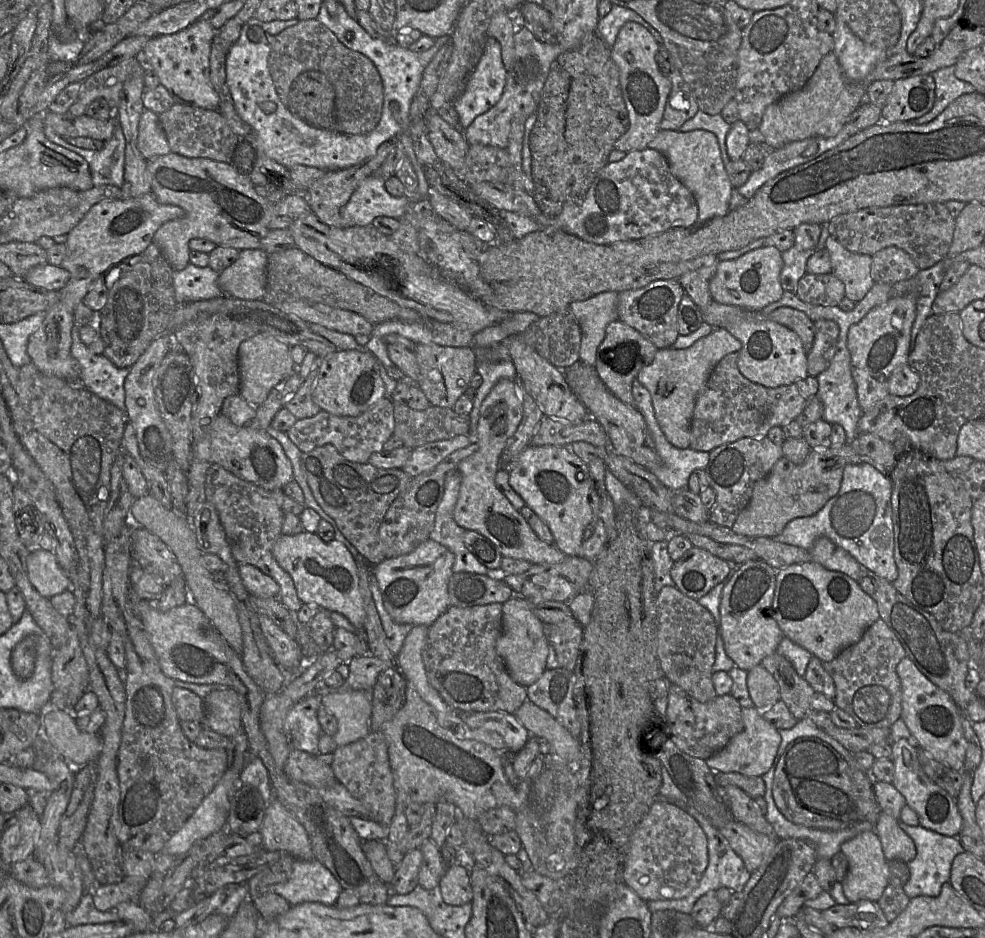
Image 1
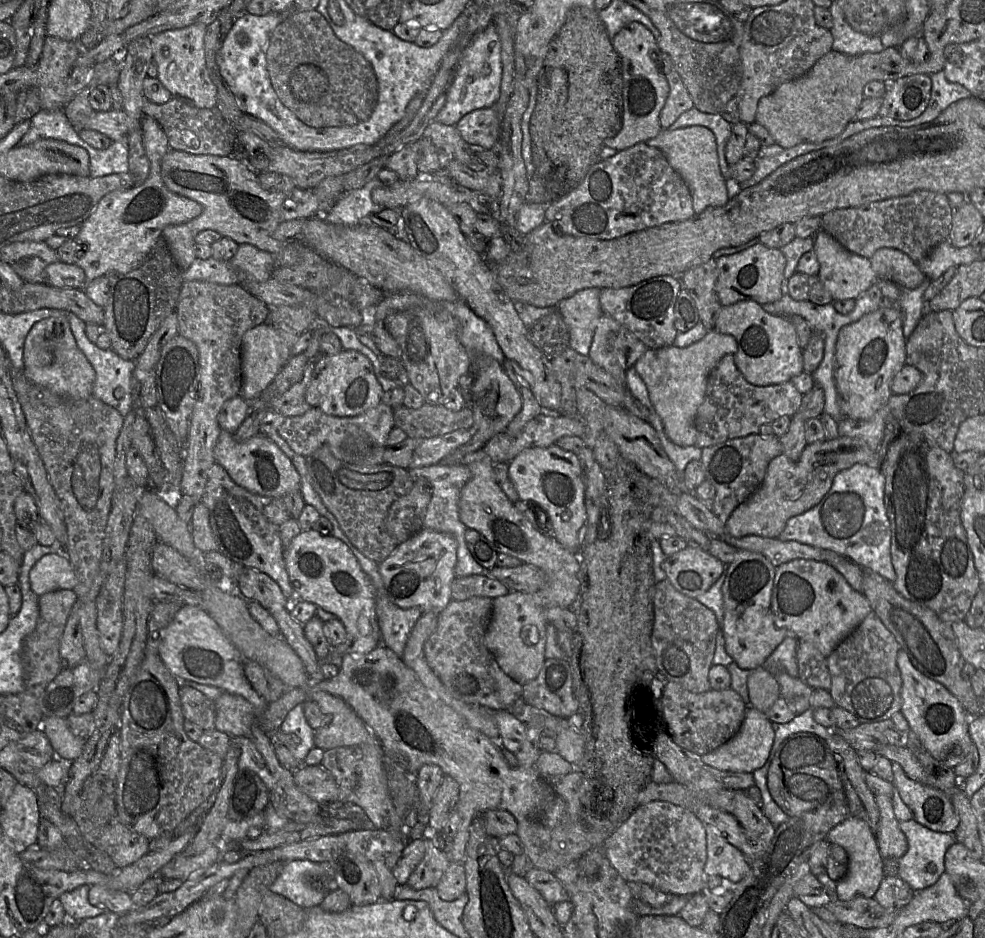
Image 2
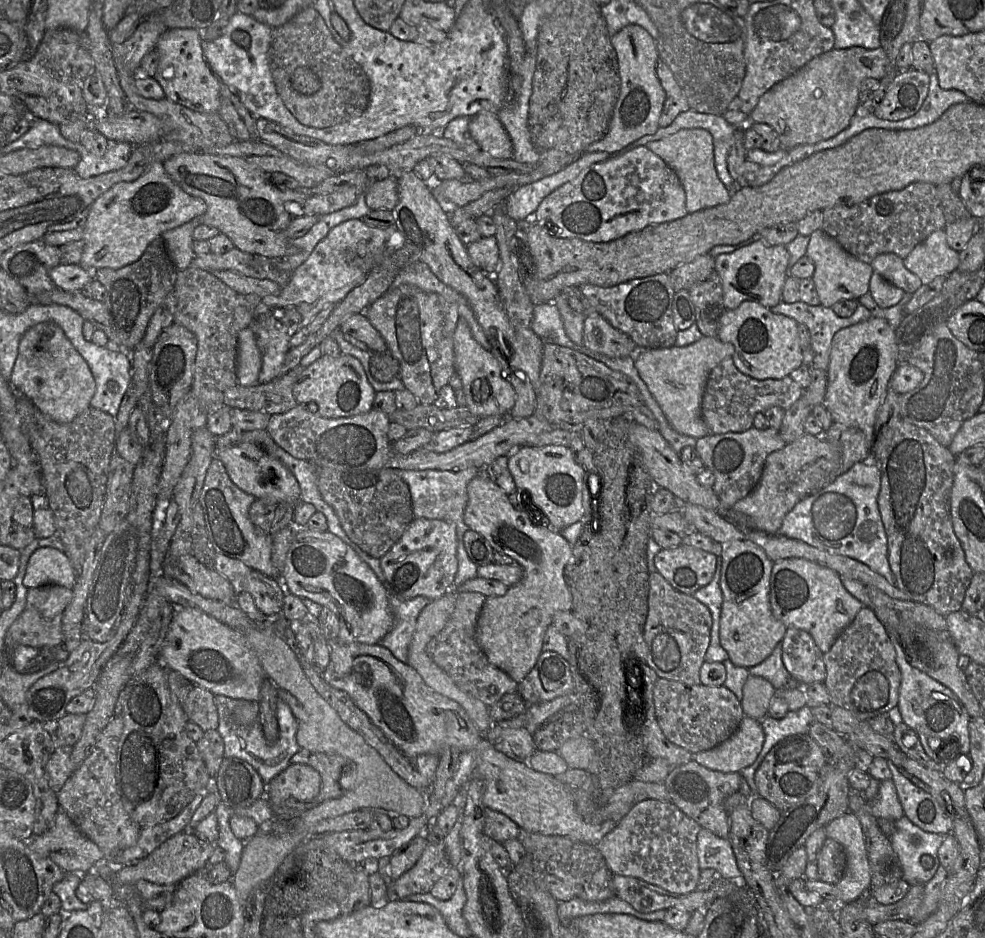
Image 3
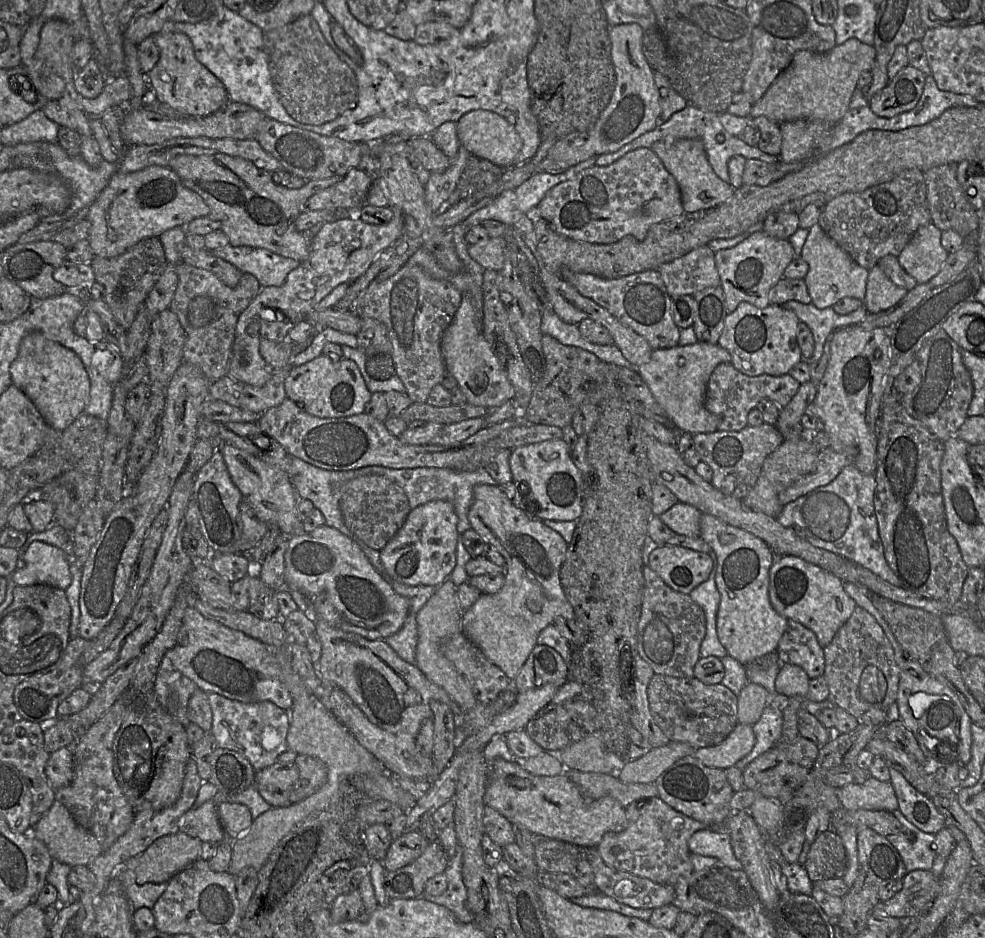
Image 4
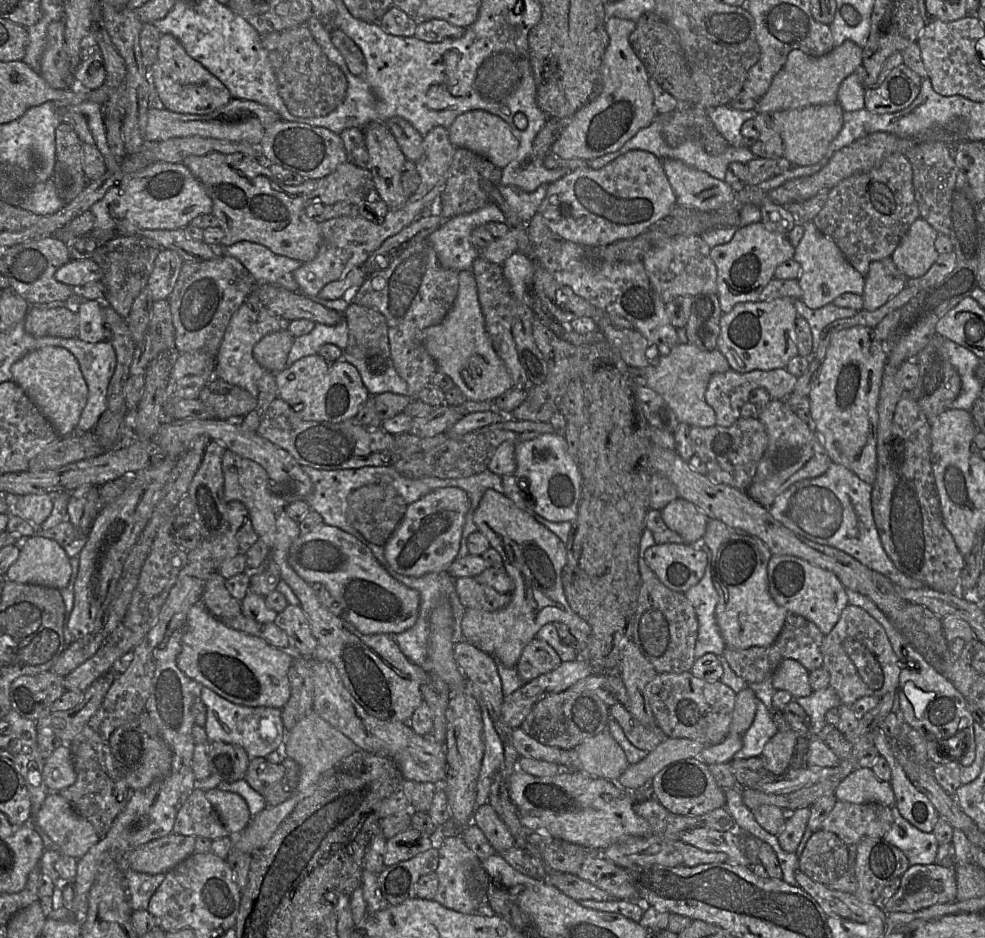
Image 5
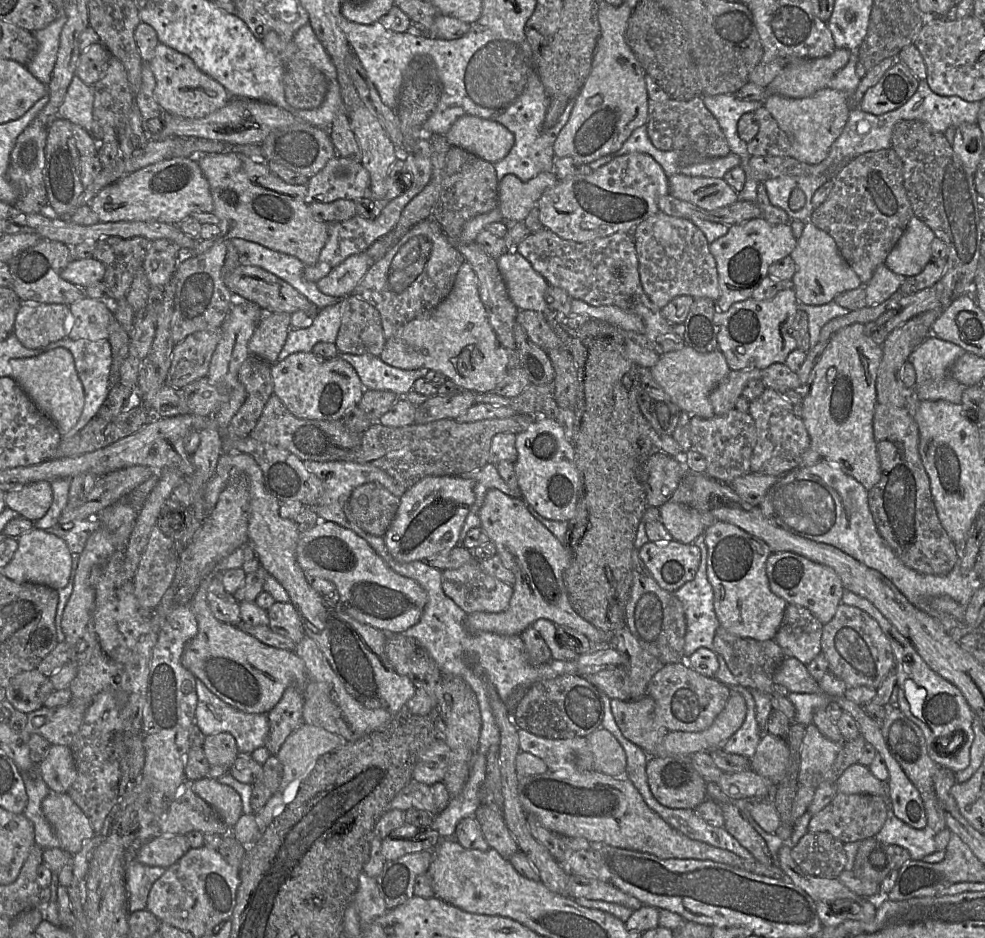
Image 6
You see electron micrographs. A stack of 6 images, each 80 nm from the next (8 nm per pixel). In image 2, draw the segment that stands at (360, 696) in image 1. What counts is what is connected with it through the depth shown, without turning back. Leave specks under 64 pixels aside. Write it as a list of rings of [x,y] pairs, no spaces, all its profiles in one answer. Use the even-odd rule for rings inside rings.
[[[325,691],[309,694],[321,711],[331,715],[329,724],[315,729],[315,746],[324,750],[340,746],[379,743],[365,721],[341,697]]]

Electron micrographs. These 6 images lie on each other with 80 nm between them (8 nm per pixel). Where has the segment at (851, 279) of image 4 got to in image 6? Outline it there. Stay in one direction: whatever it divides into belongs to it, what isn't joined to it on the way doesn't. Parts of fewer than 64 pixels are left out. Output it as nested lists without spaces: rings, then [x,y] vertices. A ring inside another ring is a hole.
[[[811,221],[804,222],[802,235],[790,256],[796,264],[796,271],[791,280],[800,303],[824,305],[833,301],[841,292],[862,285],[858,275],[840,254],[835,240]]]

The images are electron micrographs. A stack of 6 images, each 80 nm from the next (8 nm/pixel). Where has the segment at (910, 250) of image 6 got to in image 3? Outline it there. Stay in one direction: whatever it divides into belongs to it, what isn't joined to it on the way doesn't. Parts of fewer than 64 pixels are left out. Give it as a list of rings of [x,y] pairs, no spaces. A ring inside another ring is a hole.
[[[937,230],[916,245],[903,260],[905,267],[927,284],[956,270],[959,252],[948,245],[945,231]]]

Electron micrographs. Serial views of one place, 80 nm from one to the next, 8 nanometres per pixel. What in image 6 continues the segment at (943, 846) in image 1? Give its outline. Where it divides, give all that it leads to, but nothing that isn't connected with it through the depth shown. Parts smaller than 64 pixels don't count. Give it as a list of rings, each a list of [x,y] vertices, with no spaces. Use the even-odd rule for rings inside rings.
[[[889,808],[886,821],[875,838],[886,844],[894,844],[908,850],[912,860],[922,860],[937,851],[934,832],[930,827],[915,829],[897,818]]]

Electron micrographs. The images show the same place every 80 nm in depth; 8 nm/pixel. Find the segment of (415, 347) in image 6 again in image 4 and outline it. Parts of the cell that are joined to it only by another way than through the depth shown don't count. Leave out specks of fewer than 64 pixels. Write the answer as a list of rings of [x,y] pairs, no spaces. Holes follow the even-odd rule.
[[[462,294],[460,306],[441,339],[441,353],[446,370],[458,382],[467,403],[487,409],[513,400],[514,388],[498,358],[478,328],[478,317],[469,296]]]

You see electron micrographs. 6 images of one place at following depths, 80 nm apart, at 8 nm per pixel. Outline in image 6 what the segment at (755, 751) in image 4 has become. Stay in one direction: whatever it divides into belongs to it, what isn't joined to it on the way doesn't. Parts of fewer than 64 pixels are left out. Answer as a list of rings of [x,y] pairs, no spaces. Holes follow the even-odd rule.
[[[740,684],[728,687],[731,691],[738,692],[743,696],[747,712],[742,726],[727,739],[722,746],[722,750],[751,759],[763,734],[756,721],[755,702],[748,688]]]

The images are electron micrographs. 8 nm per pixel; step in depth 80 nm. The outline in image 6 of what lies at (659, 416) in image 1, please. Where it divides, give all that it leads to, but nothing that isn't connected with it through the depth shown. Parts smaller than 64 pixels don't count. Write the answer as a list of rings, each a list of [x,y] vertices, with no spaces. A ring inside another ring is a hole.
[[[688,345],[680,350],[663,354],[650,370],[653,379],[683,412],[705,419],[715,416],[709,400],[711,391],[731,371],[724,354],[719,349],[710,353],[701,353]]]

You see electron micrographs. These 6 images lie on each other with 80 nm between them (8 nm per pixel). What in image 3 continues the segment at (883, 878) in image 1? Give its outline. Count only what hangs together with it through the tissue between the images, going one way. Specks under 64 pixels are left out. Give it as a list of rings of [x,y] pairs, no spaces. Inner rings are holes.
[[[846,812],[826,827],[826,837],[839,842],[845,849],[847,866],[836,885],[838,903],[863,899],[871,885],[871,872],[861,823],[853,812]]]

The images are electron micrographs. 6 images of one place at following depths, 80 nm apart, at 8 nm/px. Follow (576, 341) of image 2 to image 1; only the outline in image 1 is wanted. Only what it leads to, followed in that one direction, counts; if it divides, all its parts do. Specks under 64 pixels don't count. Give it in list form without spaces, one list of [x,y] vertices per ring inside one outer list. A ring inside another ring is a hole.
[[[602,292],[586,300],[574,301],[568,306],[581,328],[580,361],[592,367],[607,326],[618,320],[618,293]]]

